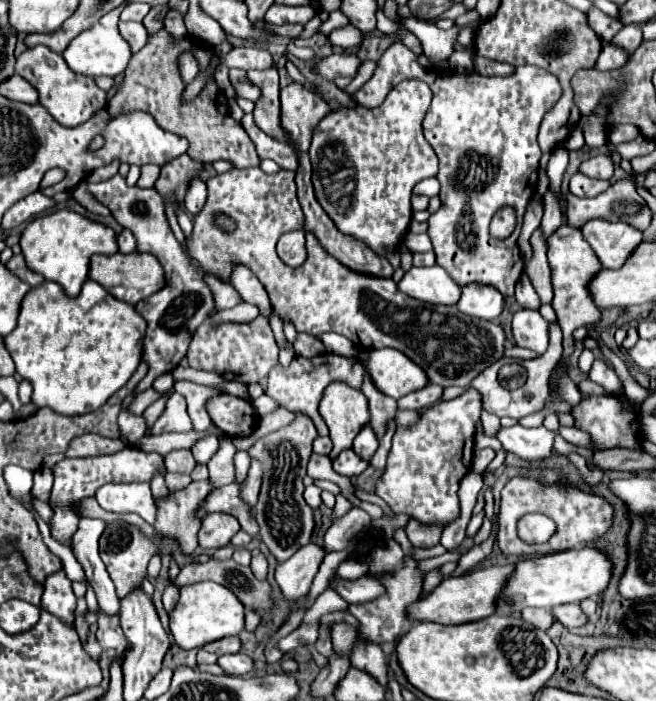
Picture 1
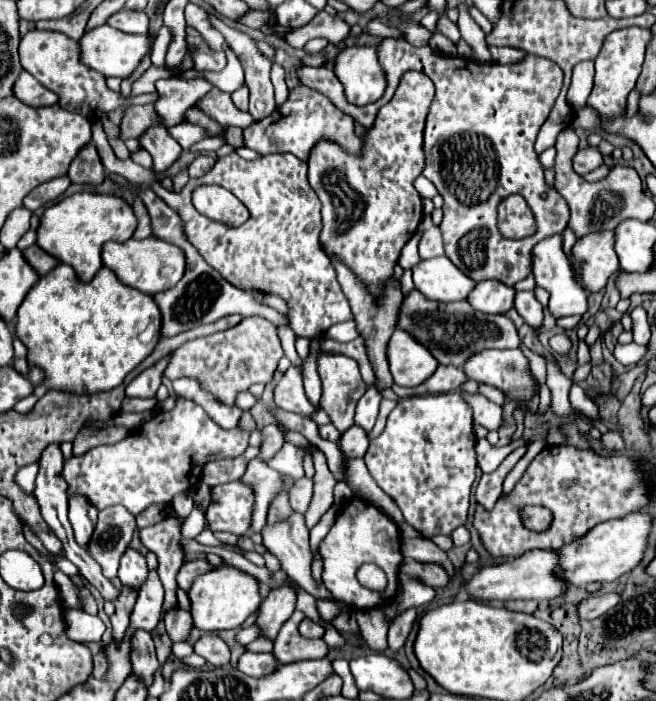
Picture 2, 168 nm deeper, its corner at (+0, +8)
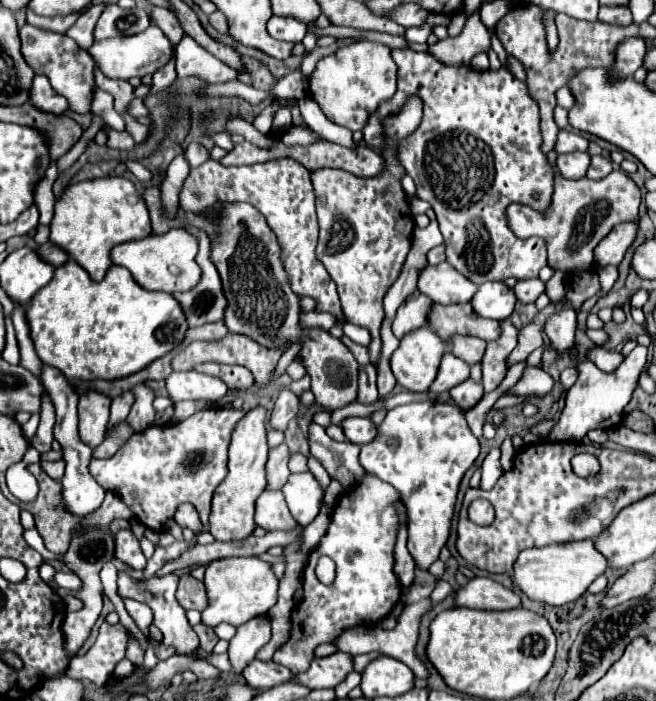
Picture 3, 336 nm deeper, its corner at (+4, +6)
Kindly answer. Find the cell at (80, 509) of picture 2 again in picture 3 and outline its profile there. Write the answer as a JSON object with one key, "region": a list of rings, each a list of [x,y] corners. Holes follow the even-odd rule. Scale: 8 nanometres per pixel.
{"region":[[[42,365],[40,379],[42,379],[52,403],[54,403],[54,409],[56,409],[54,439],[62,445],[62,459],[66,461],[66,475],[62,479],[66,505],[76,515],[88,515],[102,505],[106,491],[96,483],[96,479],[88,471],[88,465],[90,465],[90,459],[92,459],[92,449],[86,443],[82,443],[82,439],[78,435],[78,411],[76,411],[78,393],[74,391],[74,385],[58,369],[54,369],[50,365]]]}

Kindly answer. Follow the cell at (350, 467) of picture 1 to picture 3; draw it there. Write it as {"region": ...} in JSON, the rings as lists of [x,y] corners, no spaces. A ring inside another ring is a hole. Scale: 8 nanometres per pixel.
{"region":[[[348,417],[342,421],[342,429],[352,443],[364,445],[376,437],[378,425],[370,417]]]}

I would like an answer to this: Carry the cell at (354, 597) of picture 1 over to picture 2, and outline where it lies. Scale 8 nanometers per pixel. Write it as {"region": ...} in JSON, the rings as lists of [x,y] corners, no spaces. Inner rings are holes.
{"region":[[[352,497],[350,501],[344,503],[340,509],[340,515],[324,541],[320,543],[320,555],[324,557],[324,571],[322,571],[322,581],[330,589],[330,593],[336,599],[342,599],[354,609],[372,609],[382,605],[386,599],[394,599],[398,591],[398,567],[402,563],[402,553],[400,553],[400,535],[398,535],[398,525],[388,519],[378,507],[372,503]],[[362,563],[376,563],[380,569],[384,569],[388,577],[388,585],[384,593],[370,591],[362,587],[356,579],[356,571]]]}

